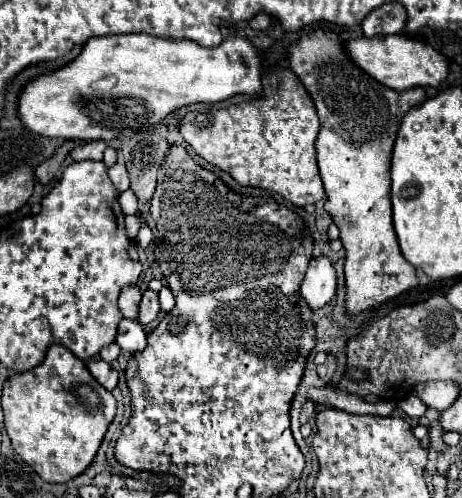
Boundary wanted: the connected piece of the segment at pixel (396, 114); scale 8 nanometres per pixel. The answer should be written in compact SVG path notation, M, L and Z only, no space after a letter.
M313 30L311 34L299 38L297 42L289 44L287 48L287 62L289 68L299 76L307 92L311 94L319 120L321 130L315 142L317 148L317 162L321 180L327 192L325 210L331 214L333 222L341 230L341 242L345 248L345 280L347 280L347 310L357 314L369 308L375 308L383 304L389 298L399 296L401 292L415 288L419 284L415 268L401 256L397 236L393 230L391 220L391 178L389 178L389 162L391 162L391 150L395 142L397 128L401 124L403 114L423 102L425 88L413 88L413 90L391 90L383 84L379 84L375 78L365 74L355 62L351 62L345 42L339 34L327 32L327 30Z

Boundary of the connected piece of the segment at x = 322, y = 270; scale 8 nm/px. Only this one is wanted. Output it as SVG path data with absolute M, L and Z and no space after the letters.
M325 254L311 258L307 274L303 278L301 296L315 310L319 306L325 306L333 298L335 290L337 290L337 274L333 262Z

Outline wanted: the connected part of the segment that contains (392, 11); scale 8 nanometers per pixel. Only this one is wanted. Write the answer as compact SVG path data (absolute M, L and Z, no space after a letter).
M399 2L383 4L375 8L365 20L363 20L363 32L365 36L387 36L387 34L403 34L407 24L407 12Z

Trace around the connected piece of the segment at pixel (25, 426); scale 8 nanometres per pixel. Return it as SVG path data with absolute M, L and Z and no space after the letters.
M49 346L43 362L35 370L27 370L23 374L11 376L3 384L3 398L1 408L5 414L5 430L11 438L11 444L15 452L47 482L67 482L73 476L81 474L91 460L95 458L95 452L107 432L107 426L111 424L117 402L87 370L85 362L75 358L71 350L65 346Z

